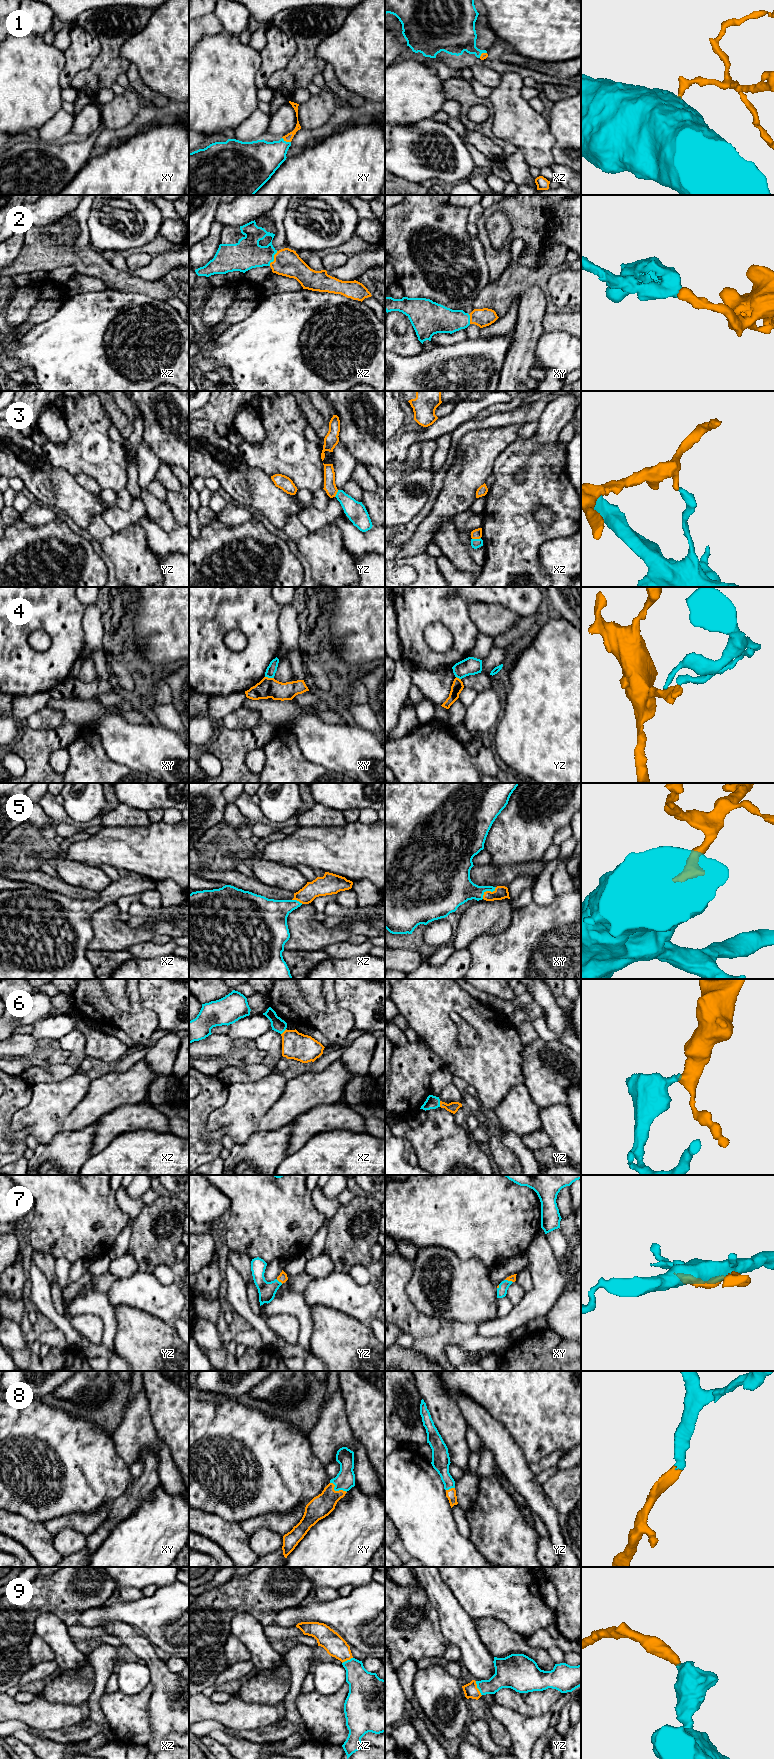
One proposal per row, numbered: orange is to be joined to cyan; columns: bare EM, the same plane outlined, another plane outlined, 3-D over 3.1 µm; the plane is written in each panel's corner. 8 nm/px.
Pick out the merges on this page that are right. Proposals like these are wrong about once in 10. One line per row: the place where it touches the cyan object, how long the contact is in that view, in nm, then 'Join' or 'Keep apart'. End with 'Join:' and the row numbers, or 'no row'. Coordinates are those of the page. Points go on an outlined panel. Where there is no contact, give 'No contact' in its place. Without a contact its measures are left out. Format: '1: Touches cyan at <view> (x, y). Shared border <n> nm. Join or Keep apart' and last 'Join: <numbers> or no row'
1: Touches cyan at xy (285, 141). Shared border 80 nm. Join
2: Touches cyan at xz (273, 258). Shared border 140 nm. Join
3: Touches cyan at xz (476, 539). Shared border 70 nm. Keep apart
4: Touches cyan at xy (269, 677). Shared border 70 nm. Keep apart
5: Touches cyan at xy (487, 890). Shared border 150 nm. Join
6: Touches cyan at yz (439, 1104). Shared border 50 nm. Join
7: Touches cyan at yz (278, 1281). Shared border 70 nm. Join
8: Touches cyan at xy (336, 1490). Shared border 160 nm. Join
9: Touches cyan at yz (477, 1687). Shared border 130 nm. Join
Join: 1, 2, 5, 6, 7, 8, 9

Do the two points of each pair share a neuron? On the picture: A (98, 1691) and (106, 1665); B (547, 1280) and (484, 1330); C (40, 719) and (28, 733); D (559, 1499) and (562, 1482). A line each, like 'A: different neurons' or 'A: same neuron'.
A: same neuron
B: same neuron
C: different neurons
D: same neuron

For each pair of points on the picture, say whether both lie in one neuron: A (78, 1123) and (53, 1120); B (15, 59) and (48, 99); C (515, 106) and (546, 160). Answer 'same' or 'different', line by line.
A: different
B: same
C: same

